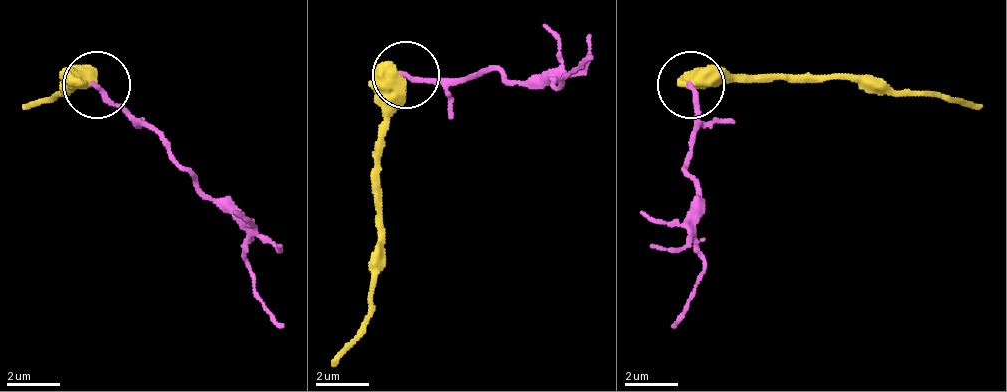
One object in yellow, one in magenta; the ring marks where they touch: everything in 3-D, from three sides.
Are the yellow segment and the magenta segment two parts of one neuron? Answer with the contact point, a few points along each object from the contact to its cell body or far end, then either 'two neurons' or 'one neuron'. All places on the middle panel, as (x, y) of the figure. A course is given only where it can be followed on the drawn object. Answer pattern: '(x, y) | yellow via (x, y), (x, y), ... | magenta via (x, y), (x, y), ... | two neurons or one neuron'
(405, 75) | yellow via (403, 77), (377, 164), (370, 324), (330, 365) | magenta via (403, 77), (497, 70), (544, 83), (557, 77), (557, 90), (591, 57) | two neurons

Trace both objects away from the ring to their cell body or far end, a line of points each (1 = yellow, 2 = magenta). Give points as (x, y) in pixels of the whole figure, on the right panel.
1: (693, 87), (780, 80), (940, 93), (981, 107)
2: (693, 87), (686, 174), (699, 221), (693, 234), (706, 274), (673, 328)

